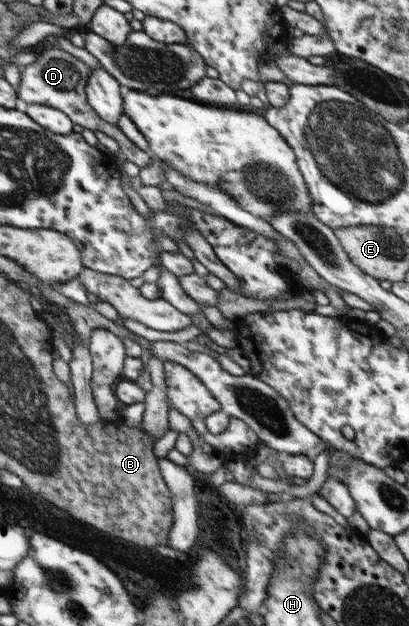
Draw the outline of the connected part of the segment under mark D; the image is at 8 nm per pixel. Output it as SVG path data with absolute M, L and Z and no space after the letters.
M60 48L44 50L32 64L20 68L22 81L16 87L17 97L30 104L50 105L65 112L74 124L79 124L88 130L99 130L113 138L119 145L122 158L134 162L139 168L146 168L152 156L138 148L116 125L102 120L87 100L86 83L90 80L91 68L82 60Z

